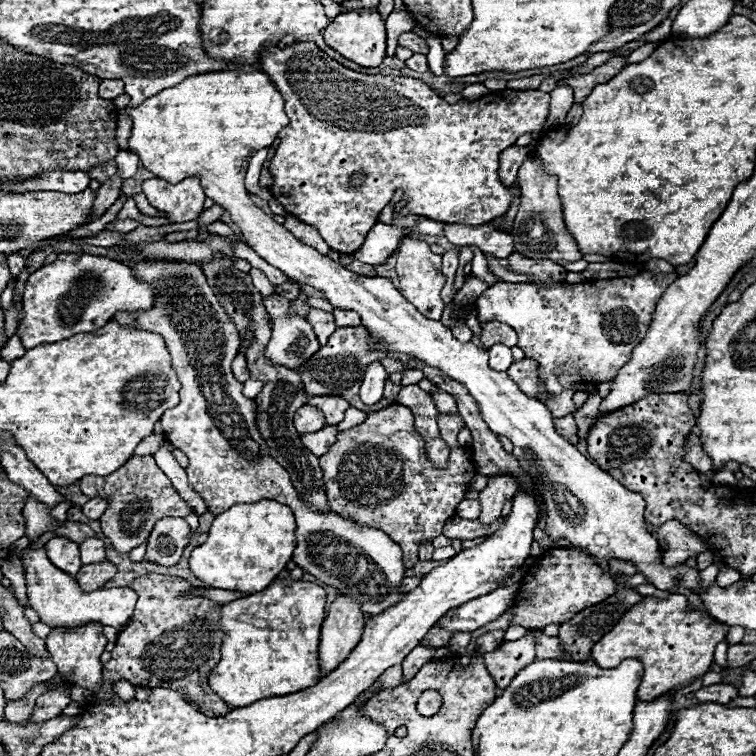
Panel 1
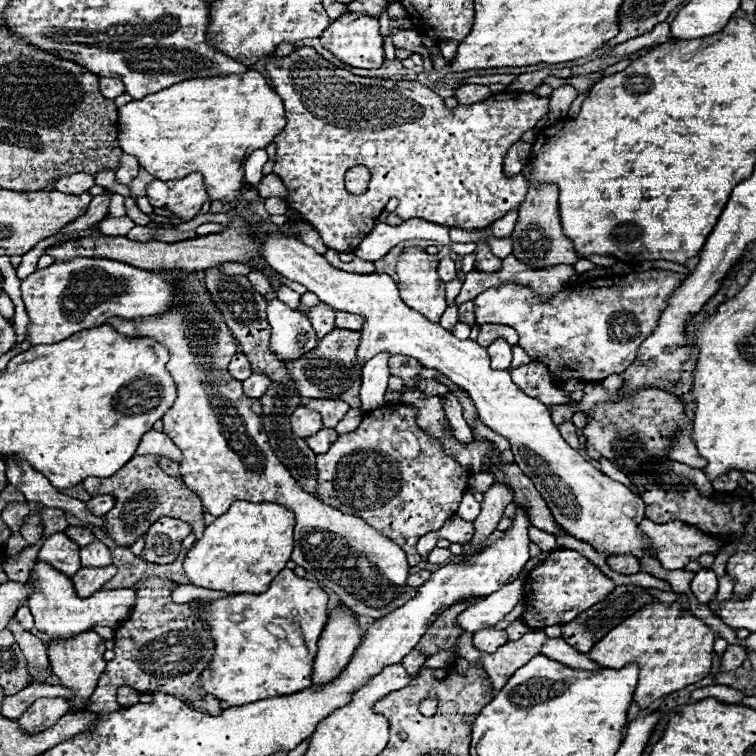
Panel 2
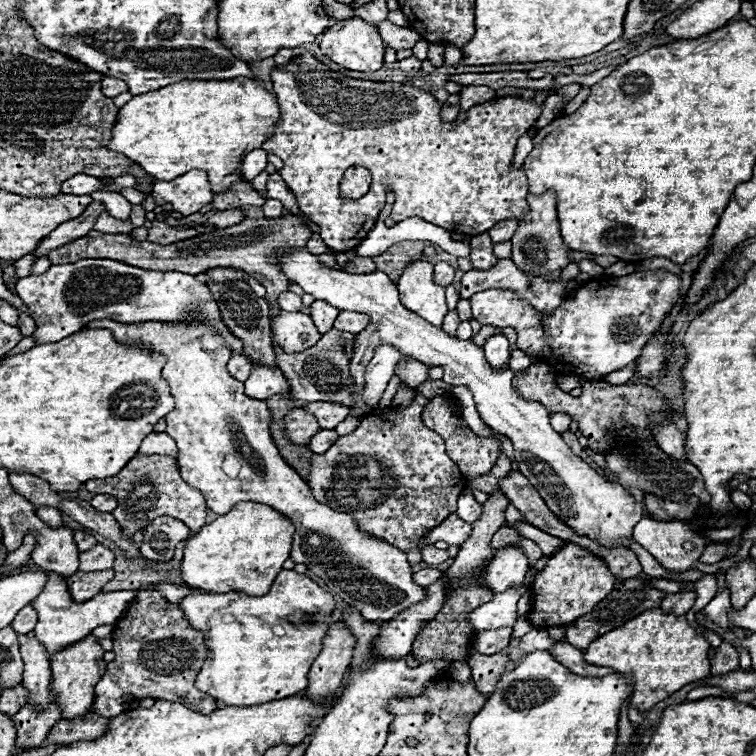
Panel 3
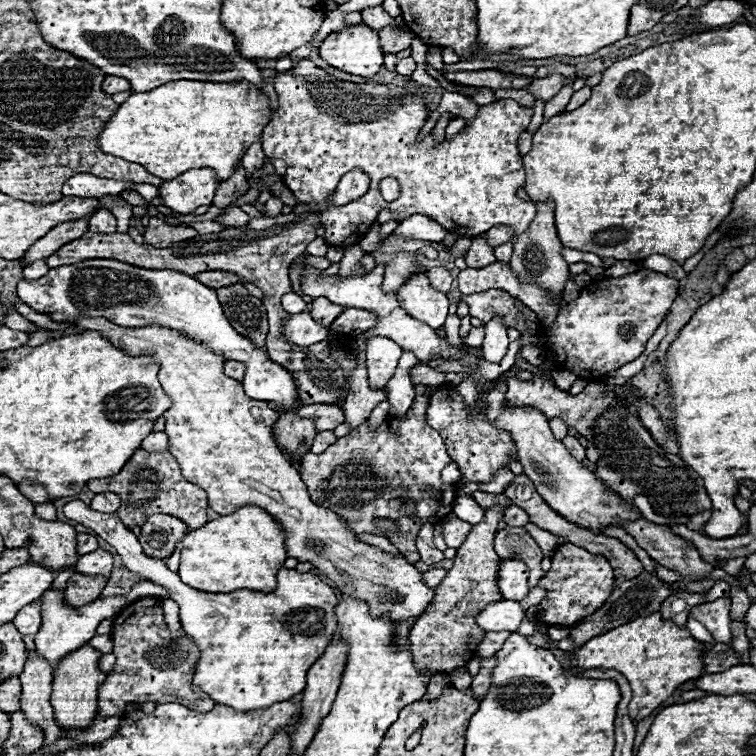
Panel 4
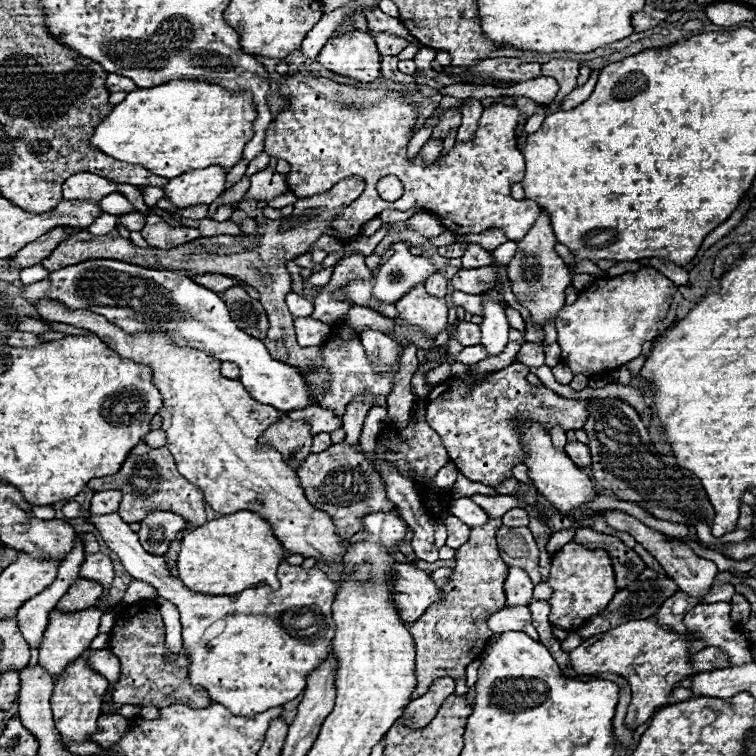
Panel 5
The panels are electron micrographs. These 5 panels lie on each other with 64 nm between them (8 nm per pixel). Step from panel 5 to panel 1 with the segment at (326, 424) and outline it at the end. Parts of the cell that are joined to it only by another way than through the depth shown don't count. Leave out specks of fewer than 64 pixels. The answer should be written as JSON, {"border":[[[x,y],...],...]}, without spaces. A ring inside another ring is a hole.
{"border":[[[312,396],[308,404],[320,408],[324,412],[324,416],[326,416],[326,424],[330,424],[330,426],[342,422],[344,420],[344,412],[350,406],[340,396]]]}

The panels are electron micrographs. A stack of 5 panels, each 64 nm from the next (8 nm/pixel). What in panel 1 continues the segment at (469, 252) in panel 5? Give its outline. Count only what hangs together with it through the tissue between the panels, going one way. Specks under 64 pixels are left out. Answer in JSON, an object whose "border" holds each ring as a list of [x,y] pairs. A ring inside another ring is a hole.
{"border":[[[486,256],[488,260],[488,270],[498,276],[502,282],[512,282],[512,283],[525,283],[531,282],[530,278],[524,276],[523,274],[514,274],[513,272],[508,272],[508,264],[506,264],[506,258],[490,258]]]}

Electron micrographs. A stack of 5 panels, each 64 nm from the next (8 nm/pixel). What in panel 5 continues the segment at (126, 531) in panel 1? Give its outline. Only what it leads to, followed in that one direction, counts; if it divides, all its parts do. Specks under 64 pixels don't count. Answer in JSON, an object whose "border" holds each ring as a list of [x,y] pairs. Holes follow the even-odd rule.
{"border":[[[138,442],[130,450],[130,454],[126,456],[122,468],[114,476],[92,478],[88,482],[88,486],[94,492],[106,490],[106,488],[118,488],[124,494],[118,514],[128,524],[140,522],[142,516],[146,516],[150,512],[158,512],[158,510],[176,512],[186,522],[190,522],[194,526],[202,526],[206,522],[206,514],[204,514],[204,494],[202,494],[202,490],[198,486],[194,486],[192,482],[188,482],[176,470],[176,462],[170,456],[170,452],[168,452],[166,446],[162,446],[162,448],[150,448],[146,442]]]}

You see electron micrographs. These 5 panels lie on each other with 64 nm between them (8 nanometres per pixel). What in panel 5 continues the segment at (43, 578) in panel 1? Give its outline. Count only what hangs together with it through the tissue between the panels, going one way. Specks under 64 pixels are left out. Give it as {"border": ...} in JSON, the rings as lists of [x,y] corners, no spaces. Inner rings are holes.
{"border":[[[96,606],[92,608],[86,608],[86,610],[80,610],[80,612],[70,612],[70,614],[62,614],[58,610],[52,610],[50,612],[50,624],[46,628],[46,634],[44,634],[44,640],[38,648],[40,652],[40,666],[54,678],[58,680],[66,668],[82,656],[82,652],[86,652],[90,648],[90,642],[92,638],[98,634],[98,624],[100,624],[100,616],[104,614],[106,610],[98,610]]]}

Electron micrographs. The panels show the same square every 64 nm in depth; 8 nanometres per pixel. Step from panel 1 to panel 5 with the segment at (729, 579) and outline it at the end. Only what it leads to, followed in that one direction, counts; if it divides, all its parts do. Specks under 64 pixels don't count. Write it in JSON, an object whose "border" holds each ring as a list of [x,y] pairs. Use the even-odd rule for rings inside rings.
{"border":[[[716,602],[716,604],[700,604],[694,606],[686,616],[684,624],[688,634],[700,632],[700,642],[706,646],[722,648],[732,666],[754,662],[752,658],[752,644],[746,640],[742,632],[738,632],[736,624],[730,620],[730,604]]]}

